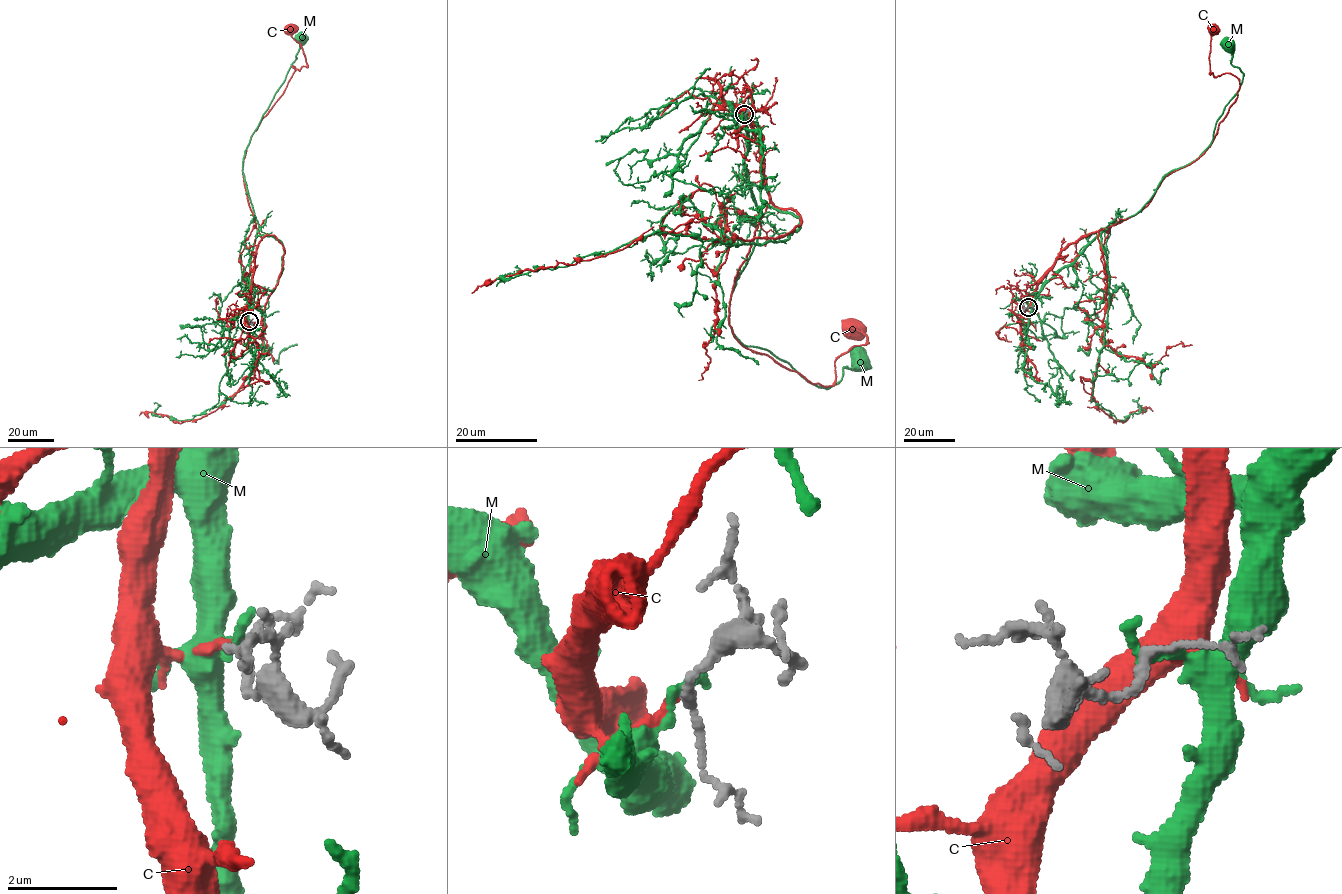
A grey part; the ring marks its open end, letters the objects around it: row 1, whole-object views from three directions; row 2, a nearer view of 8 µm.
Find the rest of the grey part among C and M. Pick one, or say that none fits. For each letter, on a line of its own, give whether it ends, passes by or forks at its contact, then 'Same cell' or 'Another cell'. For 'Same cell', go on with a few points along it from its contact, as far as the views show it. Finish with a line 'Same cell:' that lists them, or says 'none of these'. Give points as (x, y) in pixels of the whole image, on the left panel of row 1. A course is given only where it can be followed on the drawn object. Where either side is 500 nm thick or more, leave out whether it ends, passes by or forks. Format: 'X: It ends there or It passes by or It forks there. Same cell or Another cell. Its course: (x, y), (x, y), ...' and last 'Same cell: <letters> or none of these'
C: It ends there. Same cell. Its course: (249, 321), (262, 238), (243, 163), (292, 67), (307, 65), (290, 30)
M: It ends there. Another cell
Same cell: C

